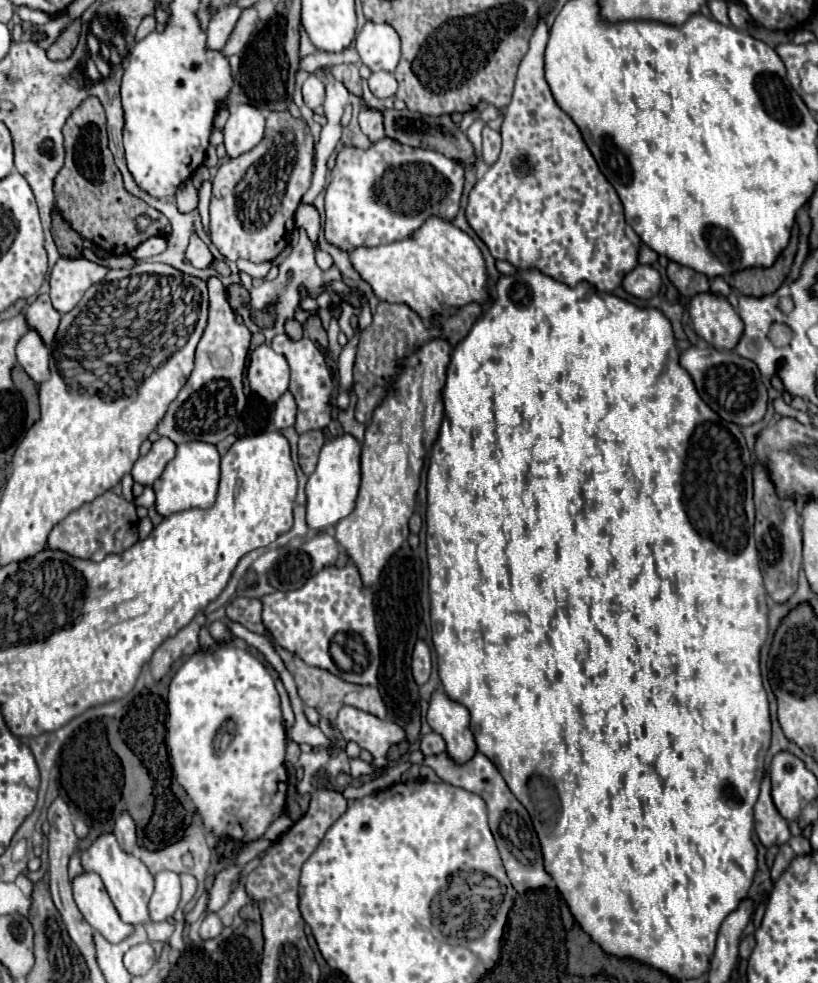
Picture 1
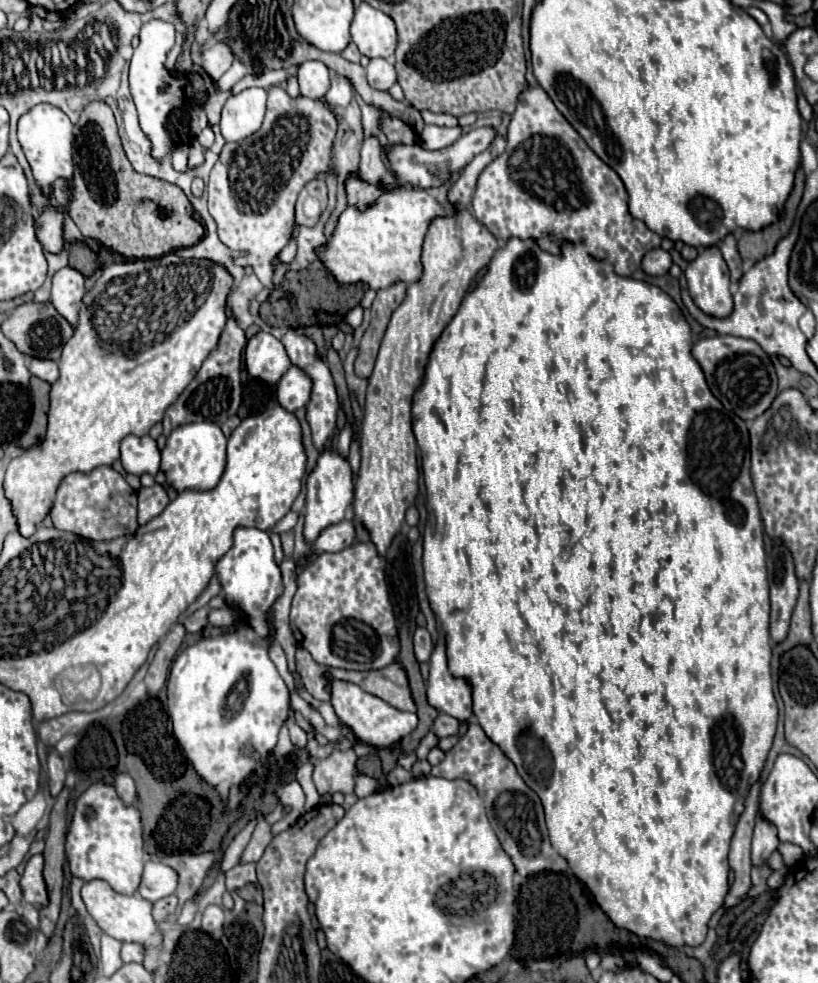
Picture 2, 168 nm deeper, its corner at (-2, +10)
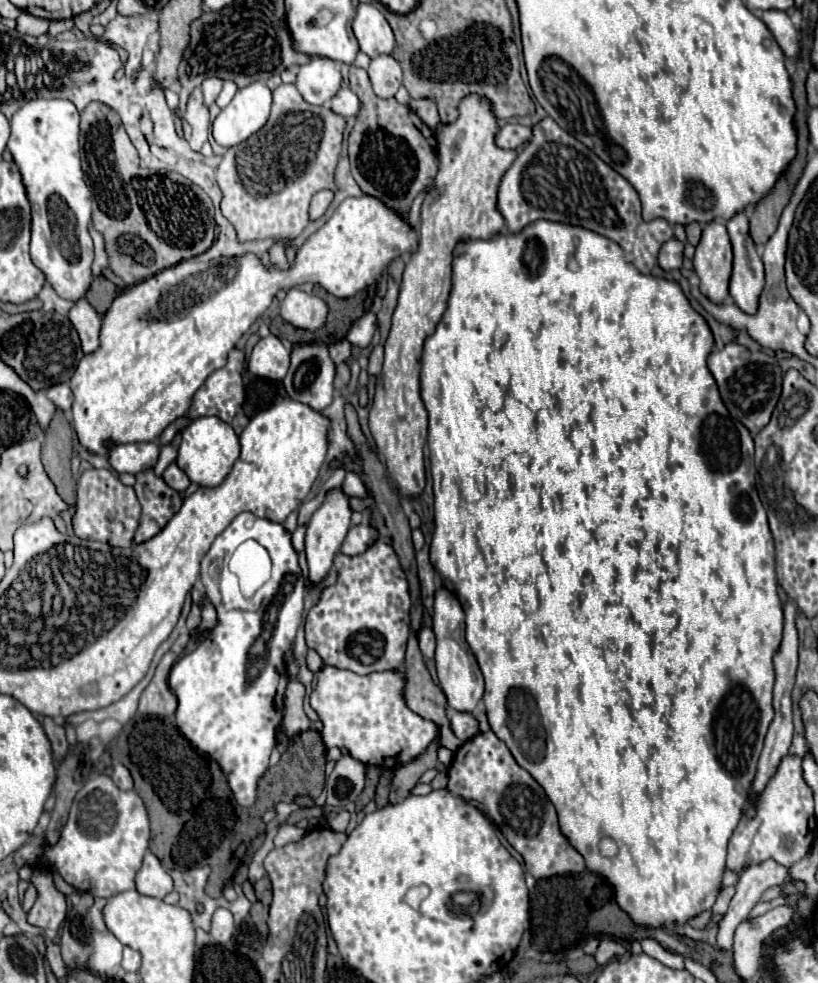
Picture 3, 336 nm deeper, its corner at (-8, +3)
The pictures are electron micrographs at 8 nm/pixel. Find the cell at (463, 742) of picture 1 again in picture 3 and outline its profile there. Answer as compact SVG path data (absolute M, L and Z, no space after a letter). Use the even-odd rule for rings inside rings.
M444 585L436 589L434 595L434 625L436 633L436 669L438 669L438 679L440 687L446 693L448 707L458 709L458 711L474 711L476 703L482 699L484 693L484 679L478 663L472 657L472 651L464 639L464 611L462 605L456 597L456 593L448 591Z

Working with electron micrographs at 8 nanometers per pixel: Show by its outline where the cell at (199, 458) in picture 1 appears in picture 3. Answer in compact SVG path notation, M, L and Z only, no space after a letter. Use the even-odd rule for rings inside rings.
M200 417L200 419L194 419L192 425L188 425L182 431L182 443L178 449L176 465L190 477L192 483L216 487L230 473L238 455L240 455L240 441L232 425L216 417Z

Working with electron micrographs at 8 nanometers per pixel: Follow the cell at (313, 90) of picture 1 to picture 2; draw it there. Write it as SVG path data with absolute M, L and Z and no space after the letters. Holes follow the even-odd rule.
M302 62L298 68L298 84L300 84L300 92L306 98L322 98L328 88L330 88L330 76L328 76L328 68L318 62Z

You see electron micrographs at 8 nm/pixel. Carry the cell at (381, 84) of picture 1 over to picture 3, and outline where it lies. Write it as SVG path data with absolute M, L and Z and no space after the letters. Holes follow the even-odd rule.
M380 55L372 59L368 67L368 77L372 81L374 93L382 99L390 99L396 95L398 87L402 85L402 69L390 55Z

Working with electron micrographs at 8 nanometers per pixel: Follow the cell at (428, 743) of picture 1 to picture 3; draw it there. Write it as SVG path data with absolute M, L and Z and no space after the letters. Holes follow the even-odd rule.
M456 711L456 713L452 713L450 723L452 723L454 735L458 739L462 739L462 741L468 741L468 739L472 739L478 733L478 721L476 721L476 717L472 713Z

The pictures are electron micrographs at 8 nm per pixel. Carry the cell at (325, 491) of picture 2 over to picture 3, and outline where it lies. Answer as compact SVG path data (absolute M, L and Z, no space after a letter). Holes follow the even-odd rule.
M332 489L326 495L320 509L312 515L312 519L308 523L308 531L306 531L306 557L308 557L308 567L310 567L308 589L316 587L332 569L334 557L340 551L340 545L350 529L350 515L352 515L352 511L348 507L348 497L340 489Z

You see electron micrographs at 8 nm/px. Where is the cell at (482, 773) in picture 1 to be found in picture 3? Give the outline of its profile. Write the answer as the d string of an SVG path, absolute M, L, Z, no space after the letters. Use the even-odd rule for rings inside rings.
M494 731L478 733L454 753L448 767L448 791L464 797L466 801L474 799L492 815L506 841L524 857L526 871L534 879L582 873L586 869L584 857L562 835L556 809L546 797L544 789L526 769L516 763L506 743L500 741Z

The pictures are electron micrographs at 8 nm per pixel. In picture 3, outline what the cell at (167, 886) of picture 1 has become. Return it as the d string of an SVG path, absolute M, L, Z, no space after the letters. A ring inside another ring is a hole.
M150 851L144 855L142 867L136 873L136 891L140 895L148 895L148 897L166 897L170 891L174 889L170 875L166 873L166 869L160 865L158 857L152 855Z

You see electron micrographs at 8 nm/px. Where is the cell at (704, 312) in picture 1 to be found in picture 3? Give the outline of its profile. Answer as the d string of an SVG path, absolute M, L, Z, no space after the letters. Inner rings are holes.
M714 219L704 225L700 243L696 245L694 271L700 277L702 293L720 303L728 297L728 281L732 271L732 245L724 221Z

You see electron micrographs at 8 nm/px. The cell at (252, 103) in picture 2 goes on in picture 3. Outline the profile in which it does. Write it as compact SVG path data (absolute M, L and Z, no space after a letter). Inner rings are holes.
M264 83L240 87L212 123L212 137L222 147L234 147L264 127L270 115L272 91Z

